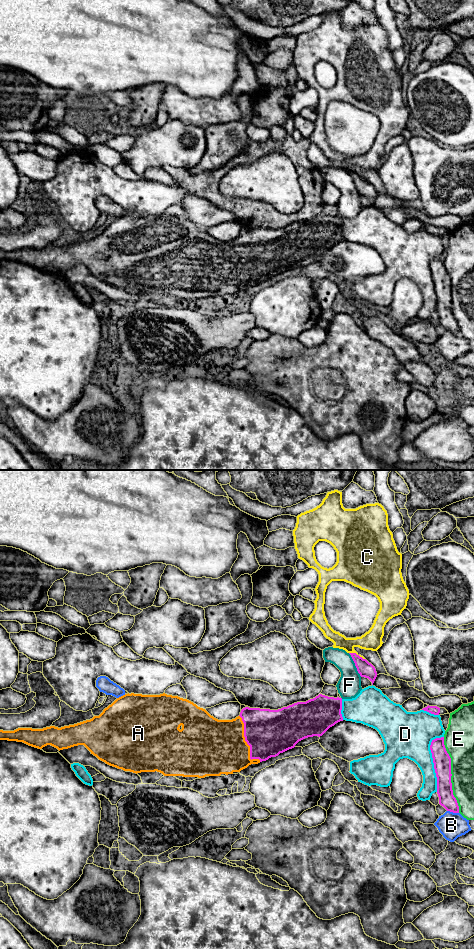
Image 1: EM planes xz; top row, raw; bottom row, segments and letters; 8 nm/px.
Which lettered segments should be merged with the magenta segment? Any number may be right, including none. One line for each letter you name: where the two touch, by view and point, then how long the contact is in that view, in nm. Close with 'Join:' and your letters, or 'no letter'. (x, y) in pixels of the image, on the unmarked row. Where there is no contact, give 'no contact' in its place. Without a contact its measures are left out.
A: meets magenta in xz at (246, 261); contact 420 nm long
Join: A

